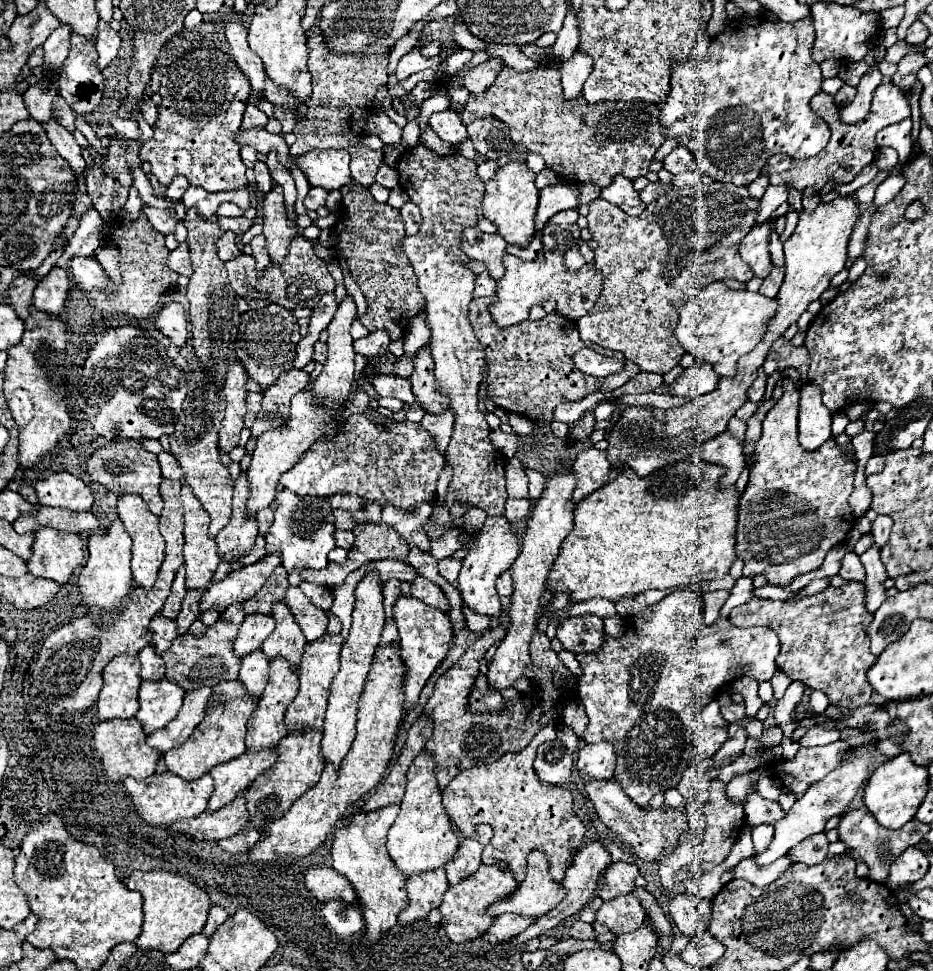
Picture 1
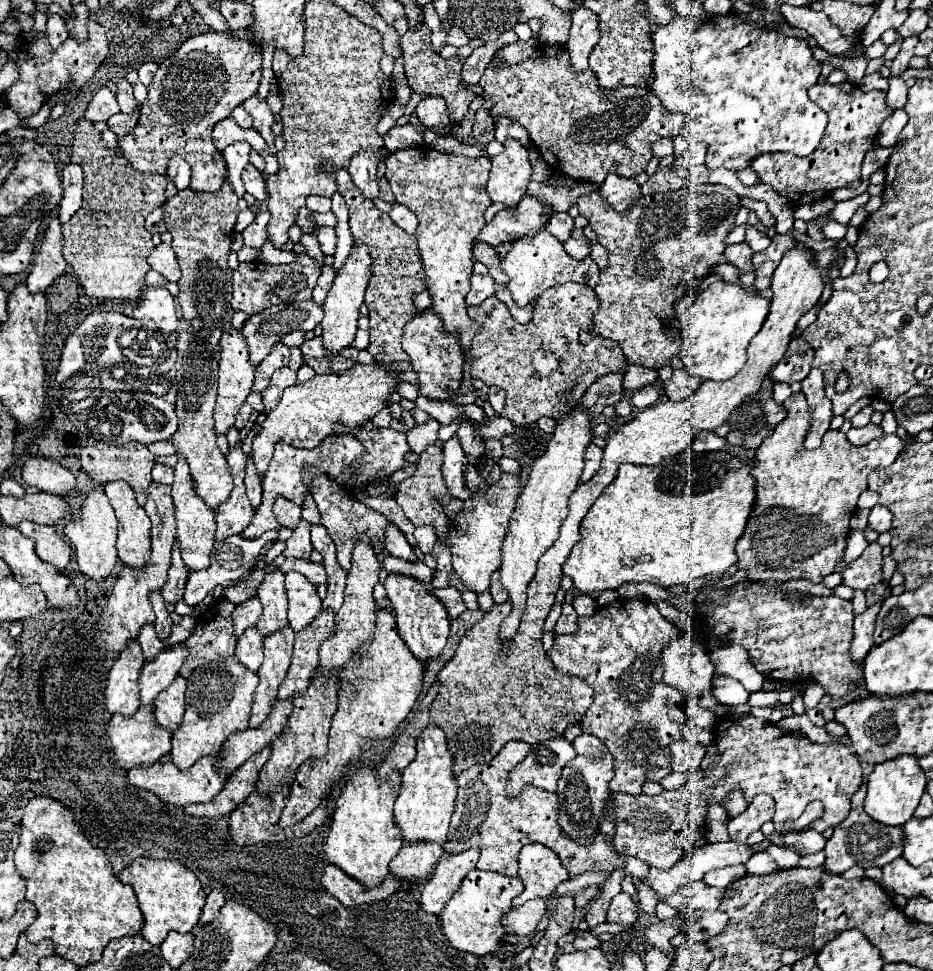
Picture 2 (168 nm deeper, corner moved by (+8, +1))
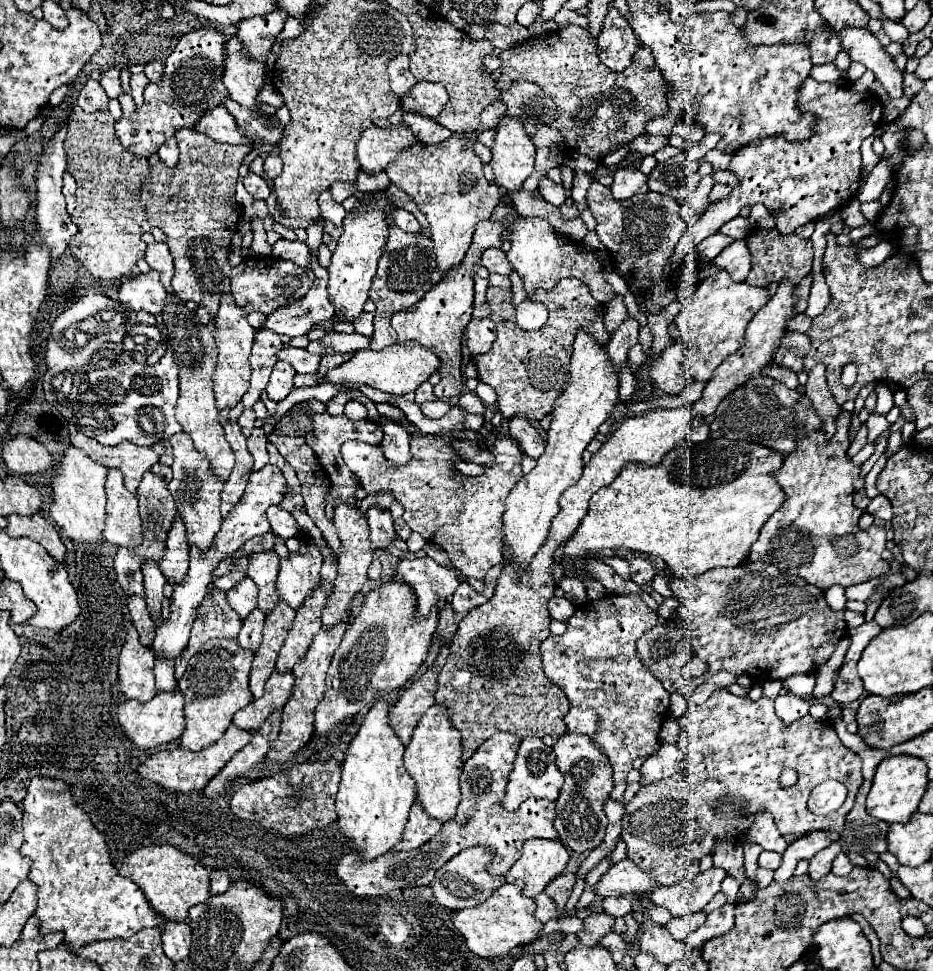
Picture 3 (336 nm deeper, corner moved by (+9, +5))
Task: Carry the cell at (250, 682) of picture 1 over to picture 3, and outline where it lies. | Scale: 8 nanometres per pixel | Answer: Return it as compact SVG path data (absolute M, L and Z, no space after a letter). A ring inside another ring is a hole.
M254 609L244 619L244 627L238 635L238 645L244 647L244 649L256 651L262 643L262 627L264 627L264 613L260 609Z

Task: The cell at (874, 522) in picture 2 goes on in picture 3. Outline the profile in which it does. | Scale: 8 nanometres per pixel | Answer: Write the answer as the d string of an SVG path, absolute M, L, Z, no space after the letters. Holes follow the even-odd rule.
M878 495L870 501L870 505L866 507L866 511L876 517L876 519L884 519L884 521L890 521L892 519L892 505L890 501L884 497L884 495Z

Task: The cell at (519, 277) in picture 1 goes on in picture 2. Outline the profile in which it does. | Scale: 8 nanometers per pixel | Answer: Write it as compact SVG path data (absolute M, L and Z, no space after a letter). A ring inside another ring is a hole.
M539 229L533 237L527 239L519 239L511 245L511 251L507 253L507 257L501 261L503 271L509 275L509 291L513 295L513 301L519 307L525 307L529 301L537 299L537 295L541 295L543 291L567 283L567 281L575 281L575 283L583 283L589 287L595 287L599 281L599 267L591 257L585 257L581 261L571 259L563 245L545 229Z

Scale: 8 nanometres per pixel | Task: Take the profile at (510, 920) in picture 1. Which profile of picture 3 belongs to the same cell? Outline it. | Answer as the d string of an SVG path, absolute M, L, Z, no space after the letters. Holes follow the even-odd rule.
M540 893L540 895L534 897L534 901L536 901L534 915L536 915L538 921L546 923L546 921L550 921L550 919L556 917L556 907L554 907L554 901L550 897L546 897L544 893Z

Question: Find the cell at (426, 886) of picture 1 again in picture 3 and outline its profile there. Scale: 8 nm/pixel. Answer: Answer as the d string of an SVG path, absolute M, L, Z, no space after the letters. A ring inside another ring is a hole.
M418 803L412 805L410 817L402 835L402 841L392 847L392 851L412 851L422 845L426 845L428 839L432 839L440 831L440 823L432 817L428 817Z

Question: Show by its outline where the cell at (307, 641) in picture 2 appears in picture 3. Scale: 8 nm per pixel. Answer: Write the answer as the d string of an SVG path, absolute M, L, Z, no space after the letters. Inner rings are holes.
M330 583L318 585L314 589L314 593L306 599L306 603L296 611L294 625L288 631L286 643L284 643L284 647L282 647L280 655L278 655L278 661L276 661L276 669L280 673L292 671L292 667L296 663L300 663L302 655L306 655L314 635L322 627L322 623L320 623L322 609L326 605L326 599L330 597L330 591L332 591Z

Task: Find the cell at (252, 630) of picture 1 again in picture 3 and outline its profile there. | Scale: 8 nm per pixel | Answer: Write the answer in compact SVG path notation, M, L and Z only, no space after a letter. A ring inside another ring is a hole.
M248 577L242 579L238 587L232 587L232 591L226 595L228 595L230 607L240 615L240 619L246 619L246 615L256 609L258 589L254 587L254 581L250 581Z

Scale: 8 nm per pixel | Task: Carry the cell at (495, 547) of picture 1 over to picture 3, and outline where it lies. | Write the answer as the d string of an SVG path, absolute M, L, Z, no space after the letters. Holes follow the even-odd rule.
M498 433L496 435L496 443L494 447L490 447L490 451L494 453L494 465L486 467L484 475L480 477L466 477L462 473L452 475L452 463L456 457L456 451L452 447L448 447L442 439L426 435L426 437L416 437L410 441L412 447L412 459L406 467L392 467L384 455L382 449L376 445L368 445L362 441L346 441L342 445L342 457L344 463L350 467L350 471L362 479L362 487L366 493L378 493L378 491L390 491L394 495L394 499L404 507L404 521L408 523L408 527L416 533L420 533L426 541L440 545L448 559L452 561L452 565L462 571L466 577L474 577L474 579L484 579L486 571L498 563L504 563L502 557L502 513L504 513L504 501L508 497L508 493L514 489L514 485L522 479L522 451L518 449L514 437Z

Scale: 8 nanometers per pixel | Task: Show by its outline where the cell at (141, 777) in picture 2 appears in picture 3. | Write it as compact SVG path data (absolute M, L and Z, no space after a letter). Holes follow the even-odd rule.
M230 725L224 733L222 739L214 741L210 747L202 749L200 753L192 753L192 751L184 751L180 747L176 749L166 749L166 751L158 751L154 755L150 755L138 769L142 779L154 781L170 791L178 791L178 793L190 793L190 791L200 791L202 787L206 787L206 783L246 745L250 743L252 733L250 731L242 731L236 725Z

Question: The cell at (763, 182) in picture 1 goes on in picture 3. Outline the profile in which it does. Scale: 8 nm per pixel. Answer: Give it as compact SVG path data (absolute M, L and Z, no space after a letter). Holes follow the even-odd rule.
M734 217L730 223L722 225L720 227L720 233L724 235L730 235L734 239L746 239L748 237L748 231L750 231L750 225L748 225L748 219L746 217Z

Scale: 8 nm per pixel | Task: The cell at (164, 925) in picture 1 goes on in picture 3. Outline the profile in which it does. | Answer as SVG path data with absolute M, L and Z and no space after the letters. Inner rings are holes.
M170 845L142 847L142 849L130 853L120 867L120 875L132 879L146 895L150 907L160 917L174 921L174 923L184 923L188 919L190 907L198 905L206 897L210 897L208 895L208 887L210 887L208 871L200 863L190 859L188 853L182 853L180 849L174 849Z

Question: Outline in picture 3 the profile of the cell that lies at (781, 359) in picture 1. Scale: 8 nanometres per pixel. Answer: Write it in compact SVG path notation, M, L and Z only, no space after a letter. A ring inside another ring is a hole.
M790 331L790 335L786 335L782 339L780 347L774 353L774 365L786 367L786 369L790 369L794 373L802 373L804 371L802 361L808 355L810 347L812 345L810 345L808 335L804 335L804 333L792 333Z

